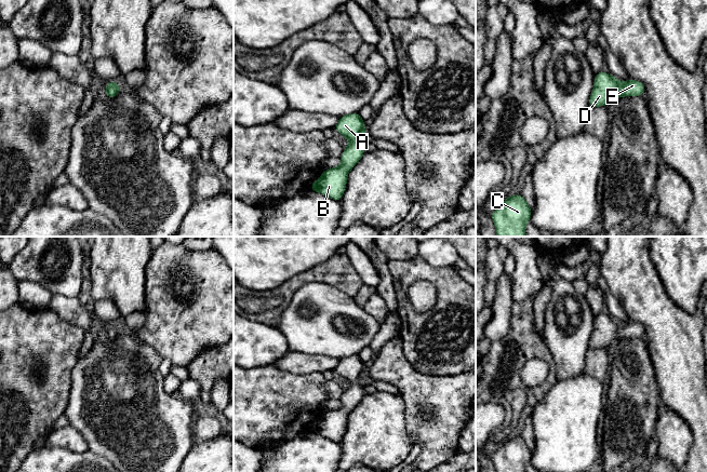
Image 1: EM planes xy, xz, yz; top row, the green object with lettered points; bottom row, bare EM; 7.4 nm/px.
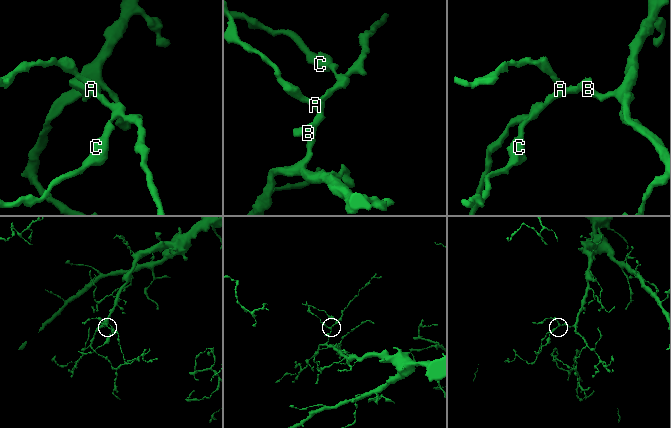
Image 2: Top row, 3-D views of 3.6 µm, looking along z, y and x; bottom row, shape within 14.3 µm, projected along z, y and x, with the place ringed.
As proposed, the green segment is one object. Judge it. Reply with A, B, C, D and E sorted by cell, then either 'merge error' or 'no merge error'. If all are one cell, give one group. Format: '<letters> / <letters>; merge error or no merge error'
A B C D E; no merge error

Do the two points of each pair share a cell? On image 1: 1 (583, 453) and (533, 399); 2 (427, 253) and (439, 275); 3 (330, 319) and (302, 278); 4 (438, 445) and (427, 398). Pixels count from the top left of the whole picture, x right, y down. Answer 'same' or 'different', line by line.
1: different
2: different
3: different
4: same

